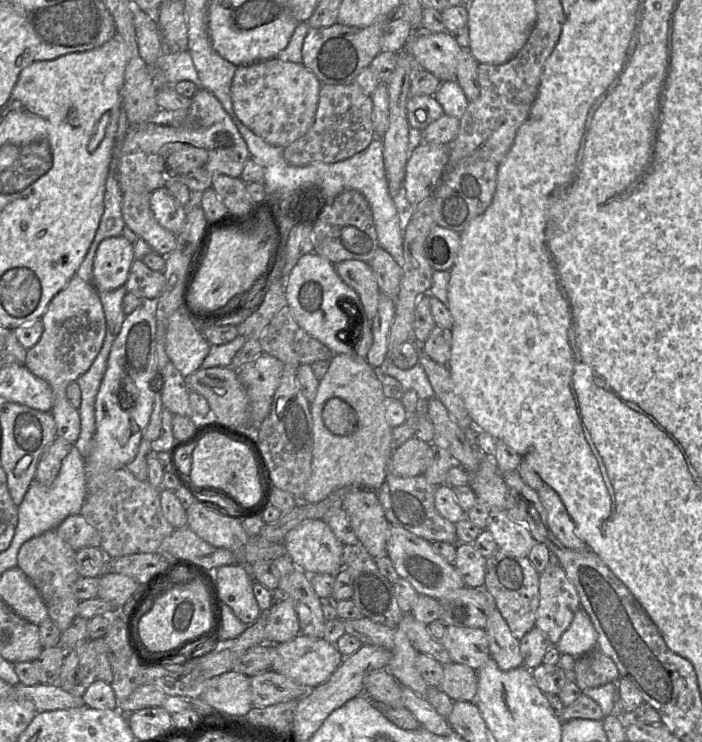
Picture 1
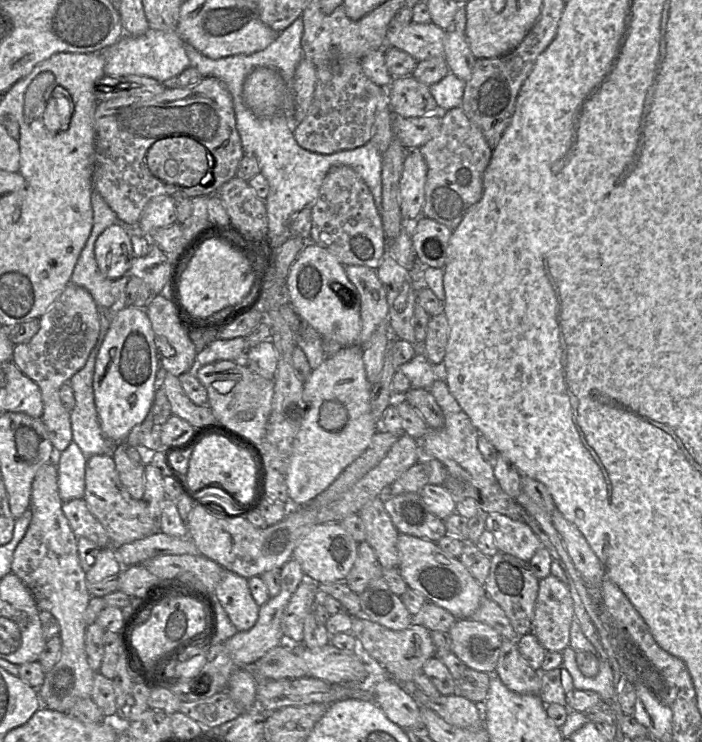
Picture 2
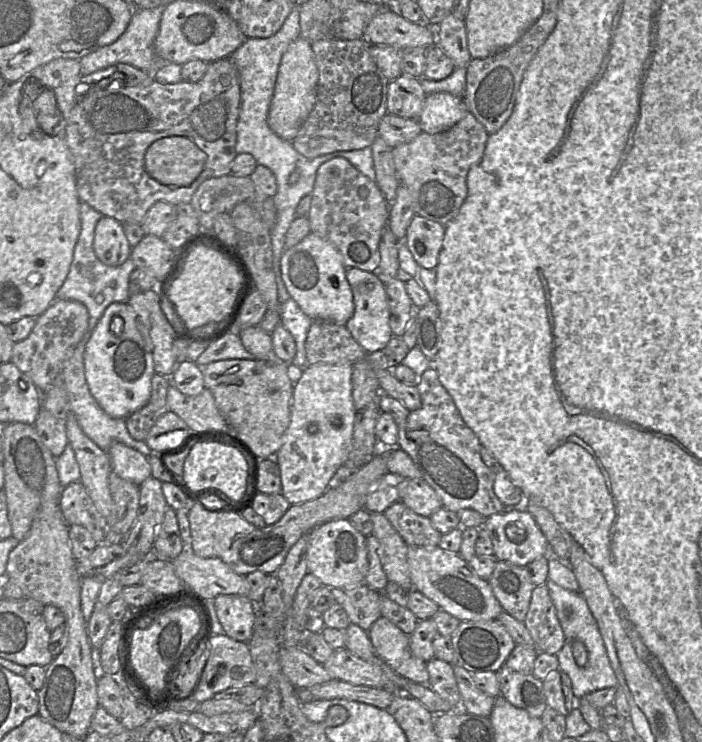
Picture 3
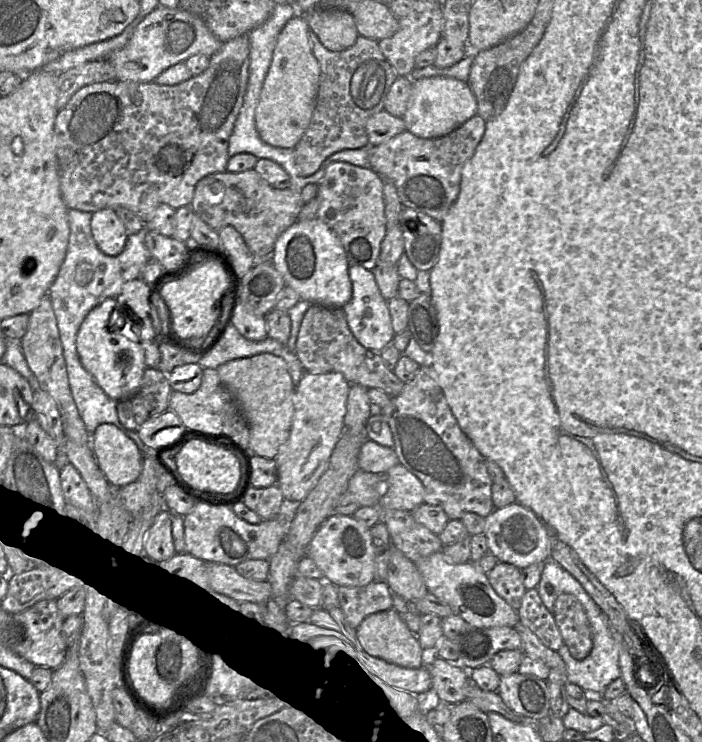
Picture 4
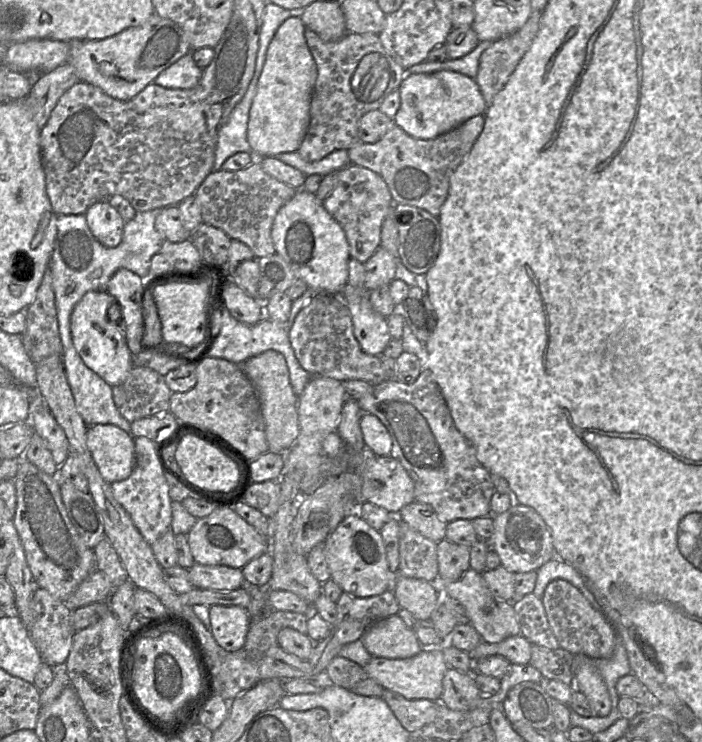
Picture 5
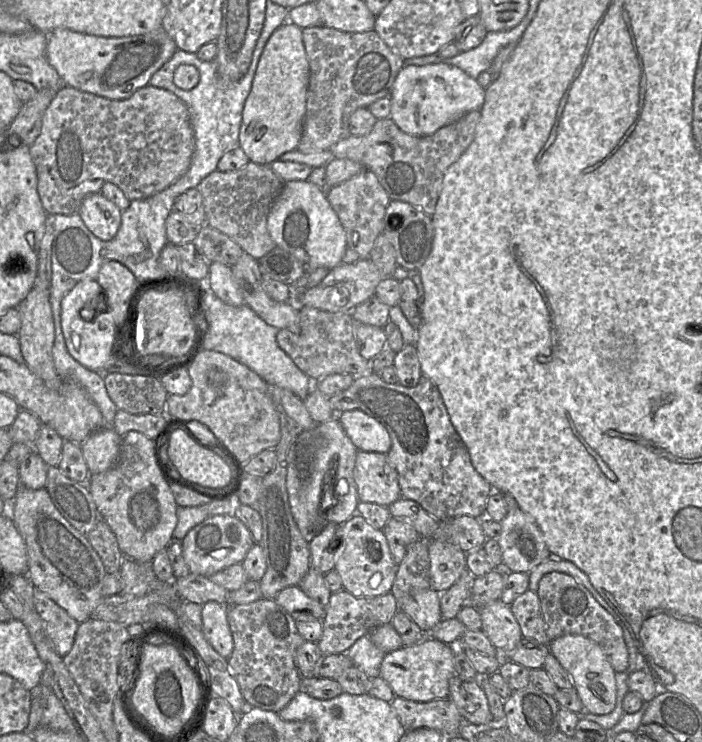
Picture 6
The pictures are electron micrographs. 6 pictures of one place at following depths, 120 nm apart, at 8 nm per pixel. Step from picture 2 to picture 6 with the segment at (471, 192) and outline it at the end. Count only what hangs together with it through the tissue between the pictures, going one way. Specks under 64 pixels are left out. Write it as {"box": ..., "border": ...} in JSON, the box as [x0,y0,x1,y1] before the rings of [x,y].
{"box":[329,110,480,217],"border":[[[474,110],[433,134],[414,136],[403,132],[390,117],[377,119],[368,134],[350,135],[329,150],[336,158],[354,160],[372,171],[391,200],[410,203],[431,217],[435,212],[444,174],[471,144],[479,120],[480,110]]]}

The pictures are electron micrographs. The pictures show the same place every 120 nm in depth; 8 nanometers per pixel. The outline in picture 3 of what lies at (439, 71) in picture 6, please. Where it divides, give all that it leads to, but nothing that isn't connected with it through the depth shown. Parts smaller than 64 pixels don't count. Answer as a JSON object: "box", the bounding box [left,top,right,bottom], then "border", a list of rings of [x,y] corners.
{"box":[417,92,468,134],"border":[[[447,92],[429,94],[417,120],[422,132],[437,134],[450,129],[468,113],[463,97]]]}

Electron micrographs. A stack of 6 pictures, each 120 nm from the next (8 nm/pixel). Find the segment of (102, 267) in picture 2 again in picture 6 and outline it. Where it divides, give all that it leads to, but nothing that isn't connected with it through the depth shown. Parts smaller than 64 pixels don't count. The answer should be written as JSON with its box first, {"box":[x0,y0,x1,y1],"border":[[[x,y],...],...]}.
{"box":[78,192,122,241],"border":[[[101,192],[87,195],[78,214],[86,227],[102,241],[113,239],[121,225],[122,210]]]}

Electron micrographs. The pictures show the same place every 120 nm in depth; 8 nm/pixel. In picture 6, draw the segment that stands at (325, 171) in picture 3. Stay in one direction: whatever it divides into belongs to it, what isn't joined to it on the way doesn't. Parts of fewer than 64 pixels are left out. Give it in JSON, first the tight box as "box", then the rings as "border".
{"box":[326,169,391,258],"border":[[[363,169],[354,177],[328,188],[326,196],[345,230],[347,247],[356,251],[360,258],[368,258],[376,238],[383,231],[386,208],[391,201],[377,176]]]}

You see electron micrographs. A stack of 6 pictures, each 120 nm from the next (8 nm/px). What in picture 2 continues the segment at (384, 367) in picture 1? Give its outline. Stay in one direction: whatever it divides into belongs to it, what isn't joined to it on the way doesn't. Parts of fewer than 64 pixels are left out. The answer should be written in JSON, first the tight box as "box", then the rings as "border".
{"box":[397,352,445,389],"border":[[[417,352],[407,363],[397,370],[404,373],[412,388],[430,389],[437,379],[445,380],[444,364],[432,364],[424,353]]]}

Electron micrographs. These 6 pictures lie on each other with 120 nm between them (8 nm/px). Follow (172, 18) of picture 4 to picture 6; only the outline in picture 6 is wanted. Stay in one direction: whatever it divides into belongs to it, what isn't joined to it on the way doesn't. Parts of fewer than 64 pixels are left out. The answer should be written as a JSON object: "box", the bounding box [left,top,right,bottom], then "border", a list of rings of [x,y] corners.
{"box":[46,27,177,100],"border":[[[163,27],[136,36],[101,37],[58,28],[47,33],[46,57],[63,85],[110,100],[132,97],[177,51]]]}

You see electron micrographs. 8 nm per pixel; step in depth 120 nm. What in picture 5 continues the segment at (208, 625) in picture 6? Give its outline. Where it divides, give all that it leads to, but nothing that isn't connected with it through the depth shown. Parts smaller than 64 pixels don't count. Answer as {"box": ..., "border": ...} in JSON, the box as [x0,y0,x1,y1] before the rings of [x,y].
{"box":[209,604,251,652],"border":[[[215,604],[209,607],[209,617],[210,631],[219,646],[228,652],[243,648],[251,619],[246,608]]]}

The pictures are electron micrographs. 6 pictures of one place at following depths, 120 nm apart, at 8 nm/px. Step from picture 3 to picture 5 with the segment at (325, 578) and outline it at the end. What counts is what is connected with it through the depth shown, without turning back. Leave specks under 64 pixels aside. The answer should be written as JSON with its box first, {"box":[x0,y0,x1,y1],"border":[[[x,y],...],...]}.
{"box":[322,511,394,597],"border":[[[357,511],[349,513],[322,544],[330,579],[344,592],[356,597],[371,597],[392,590],[394,576],[388,566],[379,531],[372,528]]]}

